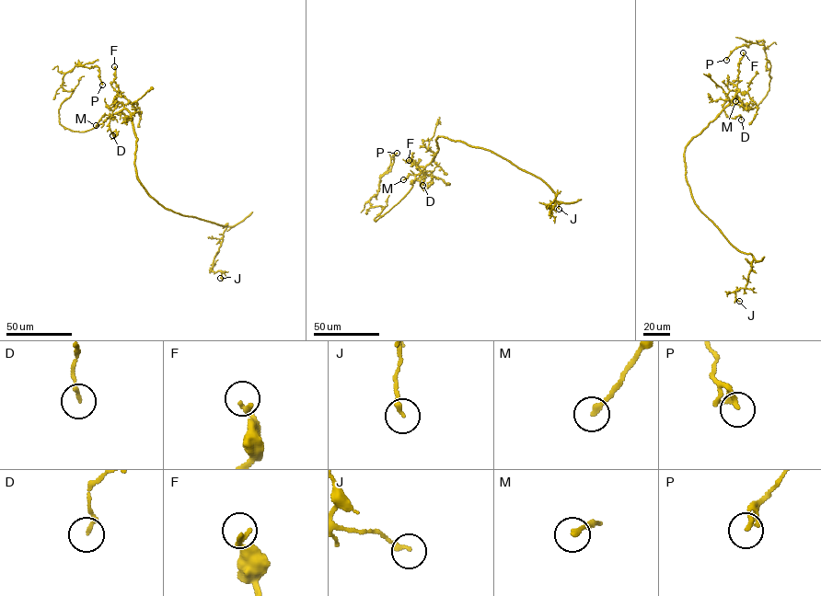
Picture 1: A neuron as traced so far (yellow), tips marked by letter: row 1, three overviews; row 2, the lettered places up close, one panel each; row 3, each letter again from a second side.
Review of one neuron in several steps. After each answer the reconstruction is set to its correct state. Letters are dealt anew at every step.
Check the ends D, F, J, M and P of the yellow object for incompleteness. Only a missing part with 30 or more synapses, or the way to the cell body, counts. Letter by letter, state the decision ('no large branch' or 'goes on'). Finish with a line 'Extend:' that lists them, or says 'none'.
D: no large branch
F: no large branch
J: no large branch
M: no large branch
P: no large branch
Extend: none

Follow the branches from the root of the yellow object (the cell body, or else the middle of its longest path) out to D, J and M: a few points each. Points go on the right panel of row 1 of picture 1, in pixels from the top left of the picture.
D: (710, 123), (732, 101), (737, 88), (729, 91), (722, 107), (728, 117), (735, 118), (739, 115), (741, 120)
J: (710, 123), (686, 148), (687, 182), (697, 207), (736, 249), (753, 256), (745, 287), (733, 292), (739, 301)
M: (710, 123), (734, 96), (738, 97), (737, 95), (735, 101)

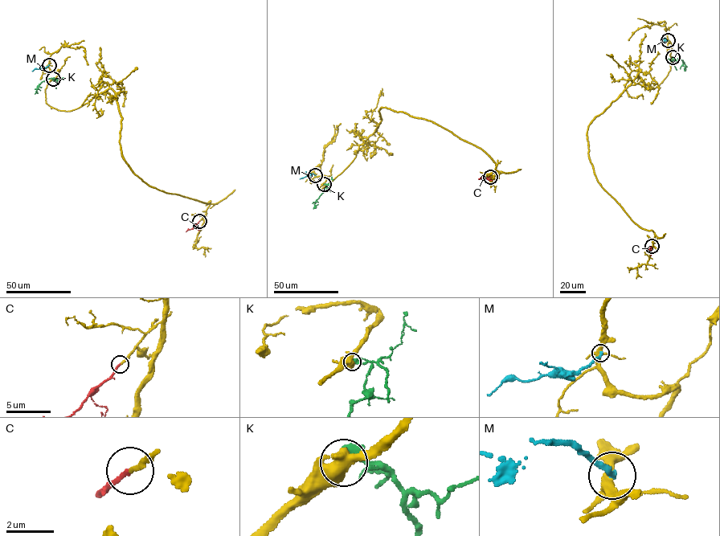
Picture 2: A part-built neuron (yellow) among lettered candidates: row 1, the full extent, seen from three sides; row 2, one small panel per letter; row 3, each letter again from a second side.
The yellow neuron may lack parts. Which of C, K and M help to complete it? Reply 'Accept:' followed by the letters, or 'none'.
Accept: C

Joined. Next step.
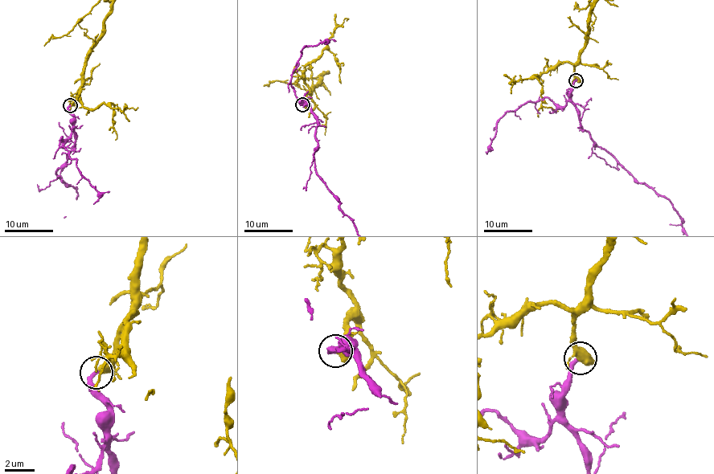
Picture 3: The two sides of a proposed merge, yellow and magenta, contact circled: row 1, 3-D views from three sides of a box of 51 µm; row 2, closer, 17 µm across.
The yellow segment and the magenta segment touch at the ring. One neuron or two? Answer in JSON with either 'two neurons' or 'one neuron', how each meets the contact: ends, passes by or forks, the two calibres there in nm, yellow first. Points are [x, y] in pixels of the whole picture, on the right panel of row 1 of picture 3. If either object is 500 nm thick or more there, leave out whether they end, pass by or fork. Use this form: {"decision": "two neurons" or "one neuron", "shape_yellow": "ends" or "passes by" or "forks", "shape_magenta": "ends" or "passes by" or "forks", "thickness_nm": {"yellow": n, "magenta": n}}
{"decision": "one neuron", "thickness_nm": {"yellow": 500, "magenta": 300}}

